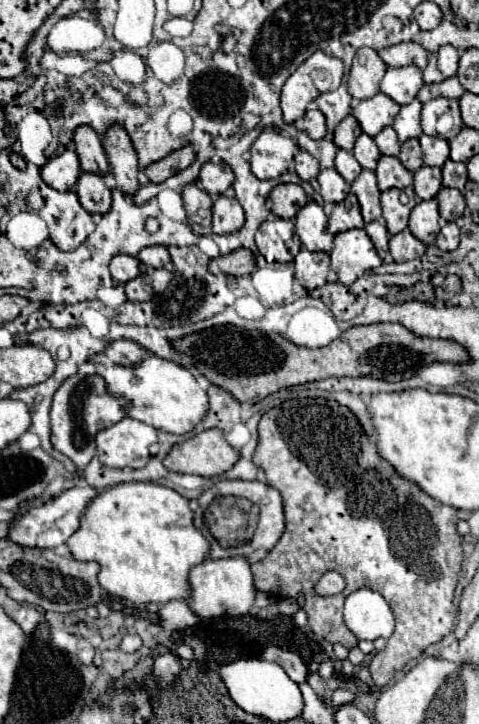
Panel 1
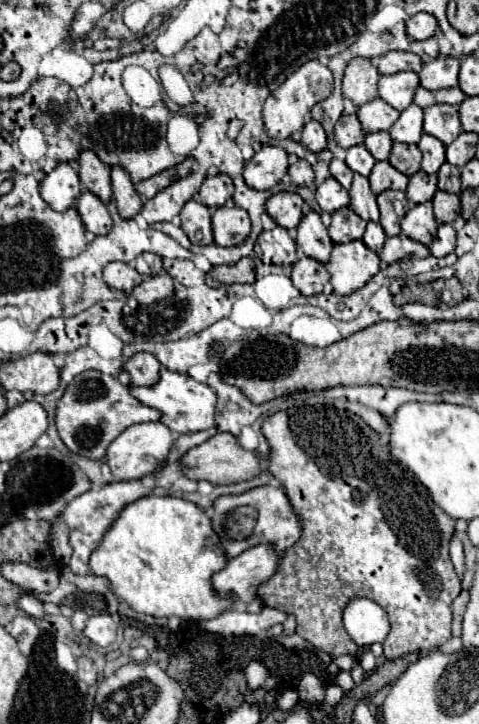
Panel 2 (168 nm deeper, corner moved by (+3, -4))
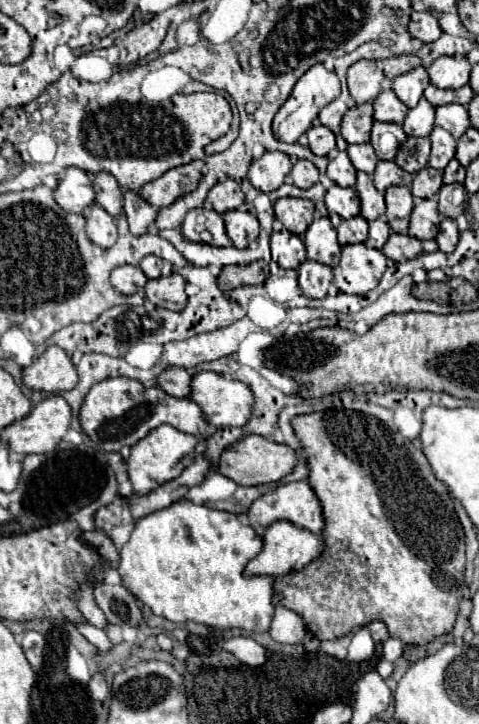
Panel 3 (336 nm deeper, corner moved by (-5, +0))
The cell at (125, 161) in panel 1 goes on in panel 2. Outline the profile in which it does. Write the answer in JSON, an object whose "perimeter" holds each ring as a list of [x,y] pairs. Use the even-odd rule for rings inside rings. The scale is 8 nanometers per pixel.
{"perimeter":[[[113,167],[111,169],[111,185],[113,185],[113,199],[117,203],[119,215],[123,215],[123,219],[133,219],[141,211],[143,201],[137,195],[131,177],[123,169]]]}

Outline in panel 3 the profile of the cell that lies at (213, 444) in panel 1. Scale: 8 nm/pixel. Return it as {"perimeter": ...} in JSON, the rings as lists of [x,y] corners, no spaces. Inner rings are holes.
{"perimeter":[[[245,435],[243,439],[227,445],[221,451],[217,473],[229,477],[237,485],[263,485],[263,483],[273,483],[285,477],[295,465],[295,451],[287,445],[267,441],[261,435]]]}

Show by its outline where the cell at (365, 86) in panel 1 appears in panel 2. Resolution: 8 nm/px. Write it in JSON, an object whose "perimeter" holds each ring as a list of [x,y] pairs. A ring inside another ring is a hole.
{"perimeter":[[[363,57],[353,59],[343,75],[343,97],[353,101],[355,107],[361,107],[377,97],[377,67]]]}

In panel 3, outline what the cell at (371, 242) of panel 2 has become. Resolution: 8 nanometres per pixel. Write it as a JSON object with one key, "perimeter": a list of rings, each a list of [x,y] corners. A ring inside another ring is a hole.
{"perimeter":[[[375,219],[375,221],[369,223],[369,239],[365,241],[365,245],[373,247],[373,249],[381,249],[387,243],[389,235],[391,235],[391,229],[389,229],[387,221]]]}

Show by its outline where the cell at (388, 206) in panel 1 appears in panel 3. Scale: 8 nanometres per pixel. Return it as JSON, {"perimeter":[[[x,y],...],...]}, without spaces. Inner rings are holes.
{"perimeter":[[[389,187],[385,191],[387,203],[387,223],[395,233],[405,233],[409,225],[409,215],[413,211],[413,195],[409,187]]]}

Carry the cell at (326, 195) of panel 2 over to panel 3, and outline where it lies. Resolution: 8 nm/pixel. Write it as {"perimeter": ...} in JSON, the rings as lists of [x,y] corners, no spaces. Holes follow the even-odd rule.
{"perimeter":[[[331,185],[327,189],[325,203],[327,203],[327,209],[331,213],[341,215],[343,219],[359,215],[359,197],[357,197],[355,189],[345,189],[345,187],[339,187],[339,185]]]}

